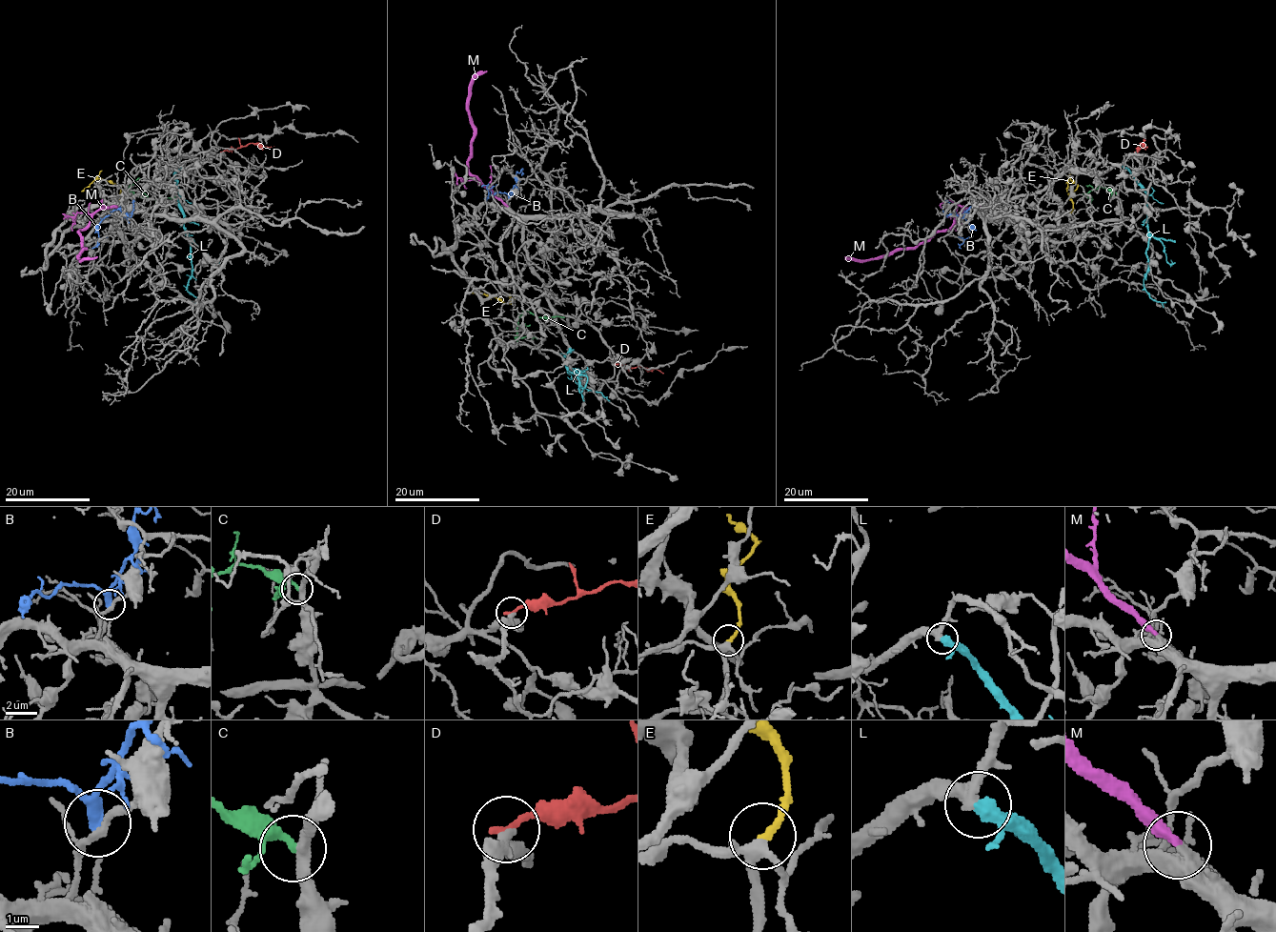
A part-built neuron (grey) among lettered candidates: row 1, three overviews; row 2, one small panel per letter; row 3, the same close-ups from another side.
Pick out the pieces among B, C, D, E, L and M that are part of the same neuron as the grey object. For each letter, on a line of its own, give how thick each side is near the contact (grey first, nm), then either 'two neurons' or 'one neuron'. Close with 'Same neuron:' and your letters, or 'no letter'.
B: calibres 200 and 340 nm; two neurons
C: calibres 360 and 240 nm; two neurons
D: calibres 380 and 220 nm; two neurons
E: calibres 320 and 200 nm; one neuron
L: calibres 320 and 300 nm; one neuron
M: calibres 480 and 400 nm; one neuron
Same neuron: E, L, M

